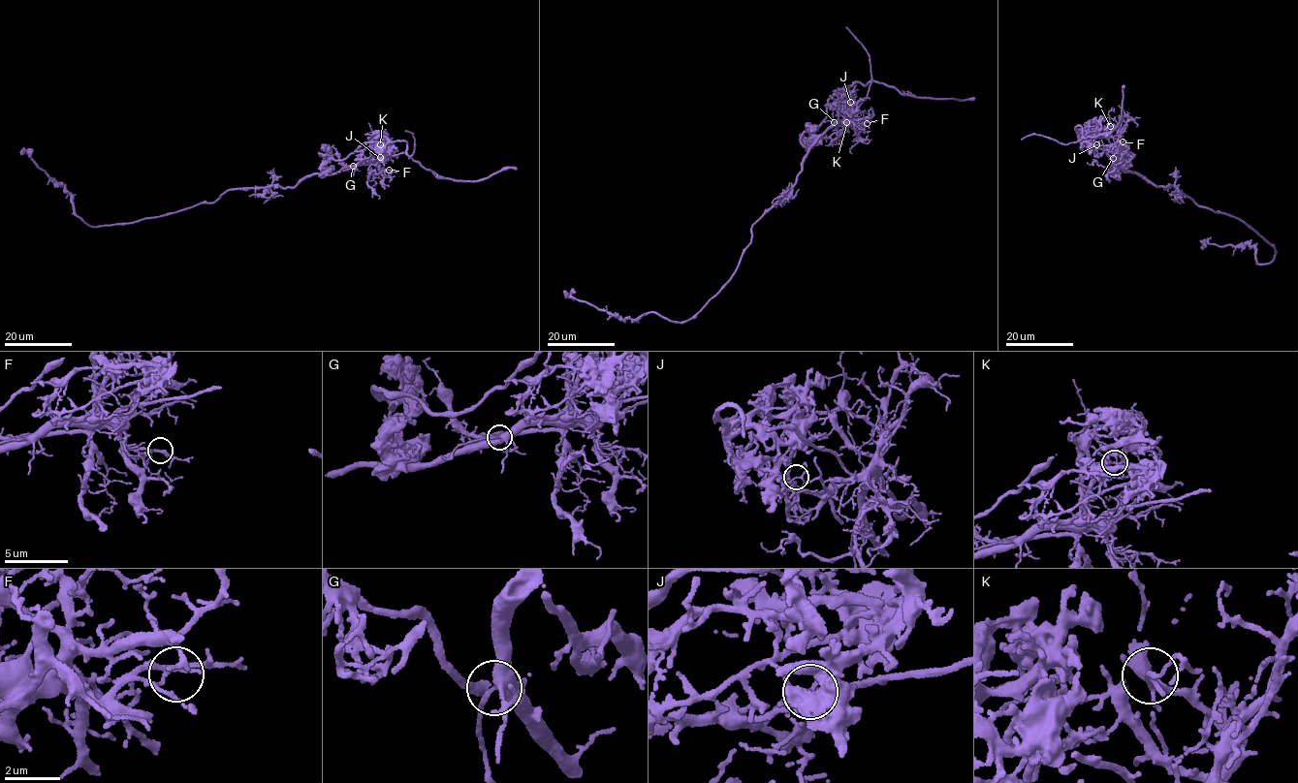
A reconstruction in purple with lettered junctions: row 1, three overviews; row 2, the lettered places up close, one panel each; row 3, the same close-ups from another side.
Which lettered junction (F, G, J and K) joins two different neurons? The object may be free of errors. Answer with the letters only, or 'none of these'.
J

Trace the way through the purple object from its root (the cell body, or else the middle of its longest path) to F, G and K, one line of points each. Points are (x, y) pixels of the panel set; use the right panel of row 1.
F: (1180, 191), (1171, 185), (1156, 186), (1124, 170), (1115, 153), (1119, 141), (1122, 144), (1123, 141)
G: (1180, 191), (1171, 185), (1152, 184), (1121, 167), (1113, 158)
K: (1180, 191), (1171, 185), (1156, 186), (1124, 170), (1115, 153), (1119, 134), (1110, 126)

